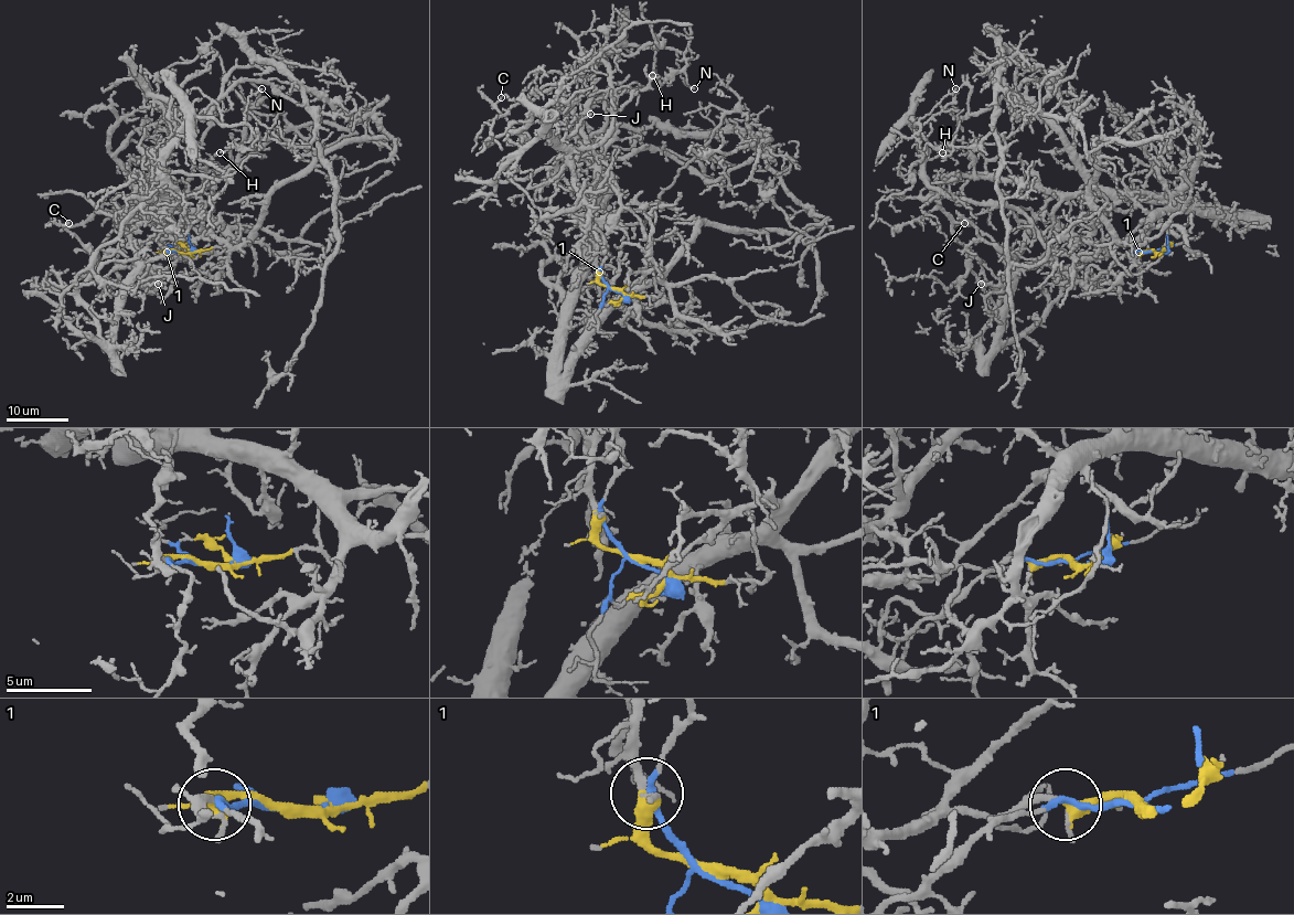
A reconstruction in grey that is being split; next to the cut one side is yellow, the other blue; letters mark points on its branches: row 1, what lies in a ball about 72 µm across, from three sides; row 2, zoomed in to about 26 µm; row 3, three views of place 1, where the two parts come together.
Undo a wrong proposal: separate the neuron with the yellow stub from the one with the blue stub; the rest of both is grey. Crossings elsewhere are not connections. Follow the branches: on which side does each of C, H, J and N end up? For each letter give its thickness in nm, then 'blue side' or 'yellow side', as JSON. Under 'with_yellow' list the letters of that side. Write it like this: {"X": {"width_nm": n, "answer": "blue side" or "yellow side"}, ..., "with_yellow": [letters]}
{"C": {"width_nm": 140, "answer": "blue side"}, "H": {"width_nm": 130, "answer": "yellow side"}, "J": {"width_nm": 220, "answer": "blue side"}, "N": {"width_nm": 110, "answer": "yellow side"}, "with_yellow": ["H", "N"]}

